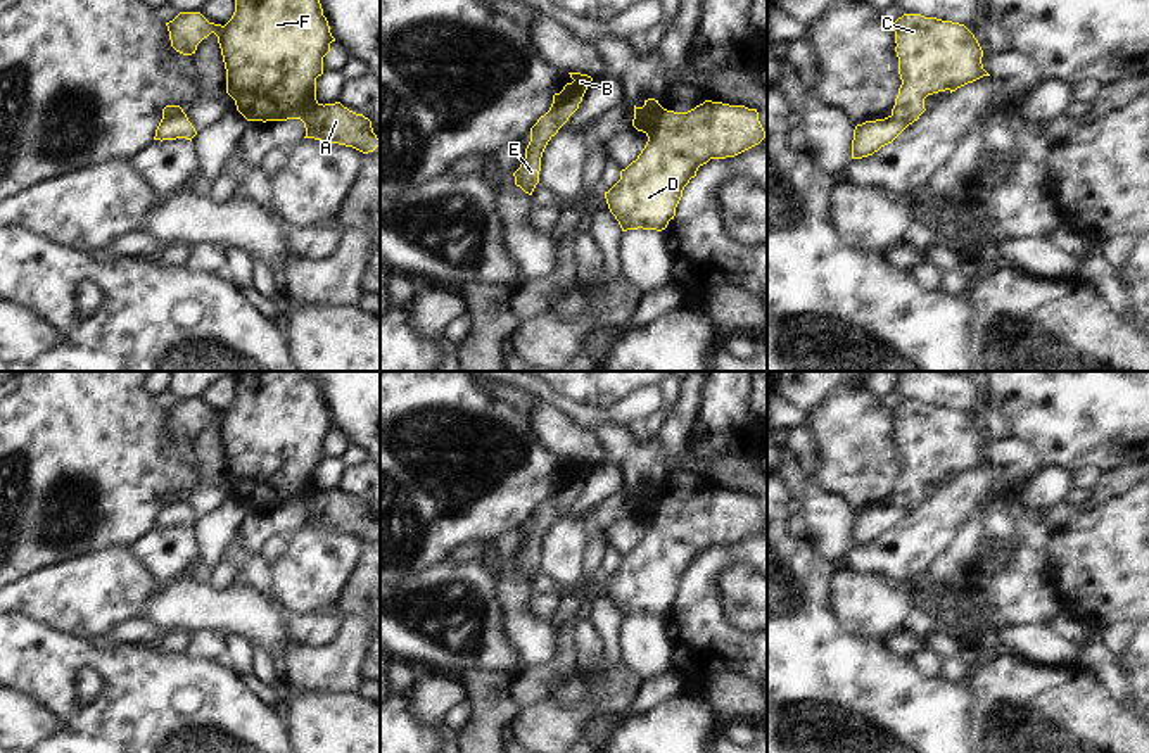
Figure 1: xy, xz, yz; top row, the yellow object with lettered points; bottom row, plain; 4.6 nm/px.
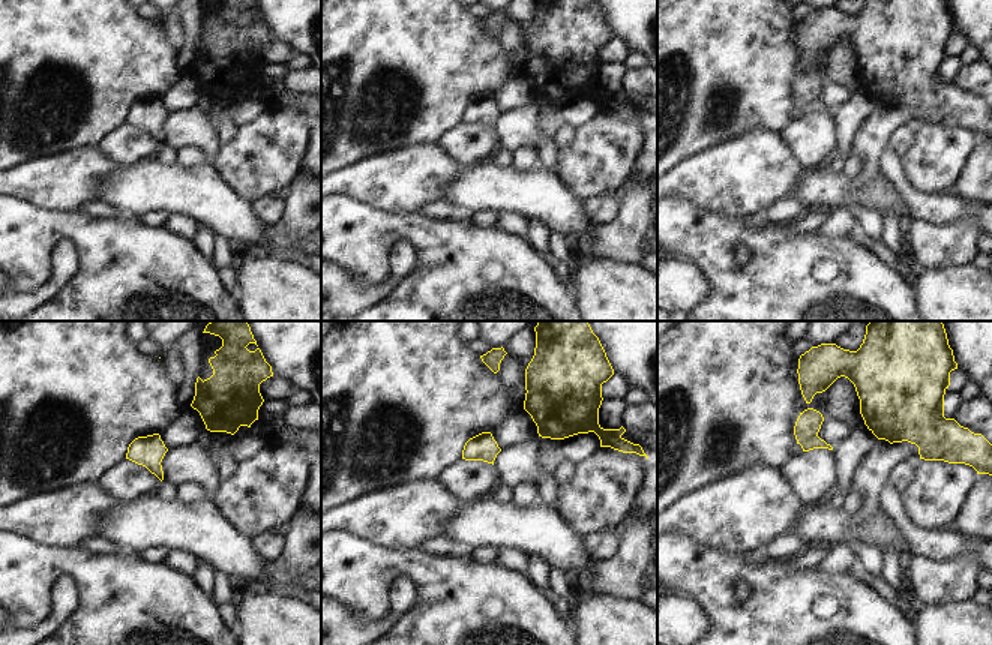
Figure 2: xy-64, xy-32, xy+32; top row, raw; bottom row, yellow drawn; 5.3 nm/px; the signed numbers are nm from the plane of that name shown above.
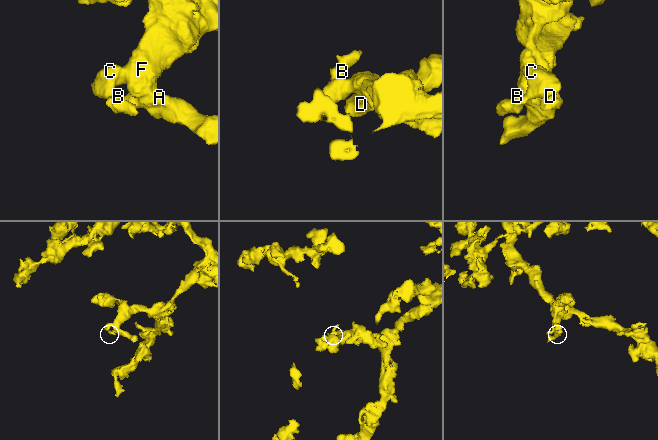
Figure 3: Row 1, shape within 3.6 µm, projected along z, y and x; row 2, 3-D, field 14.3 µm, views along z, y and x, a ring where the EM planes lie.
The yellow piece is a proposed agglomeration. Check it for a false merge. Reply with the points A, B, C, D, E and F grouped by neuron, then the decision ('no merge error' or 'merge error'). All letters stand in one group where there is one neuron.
A C D E F / B | merge error

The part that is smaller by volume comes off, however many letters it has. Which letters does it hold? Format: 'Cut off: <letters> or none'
Cut off: B

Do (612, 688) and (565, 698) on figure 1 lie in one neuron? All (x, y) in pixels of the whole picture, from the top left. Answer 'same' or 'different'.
same

